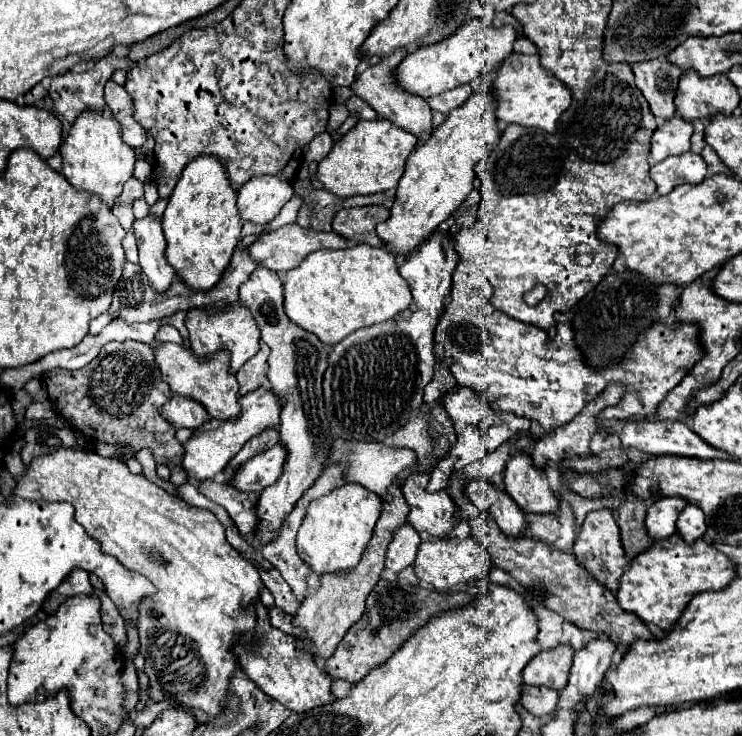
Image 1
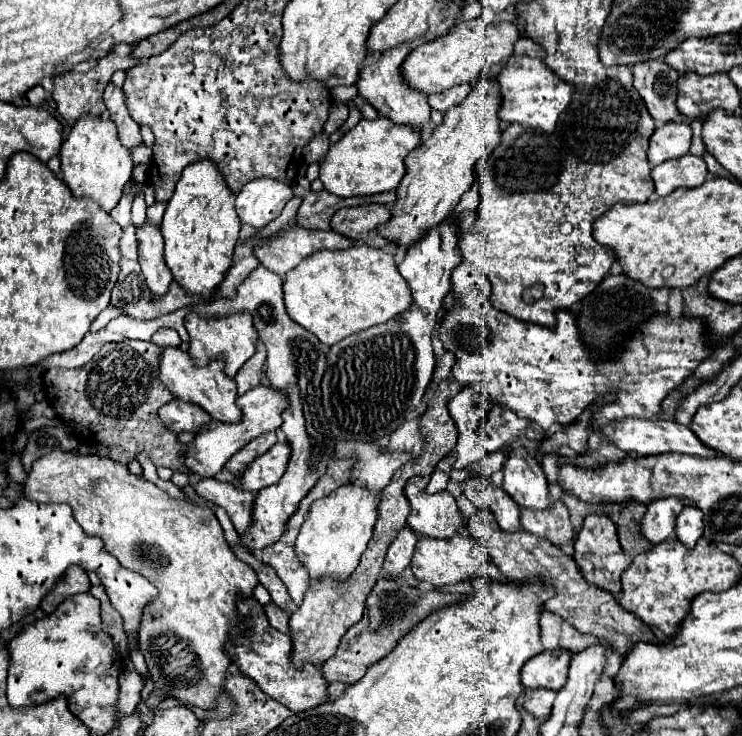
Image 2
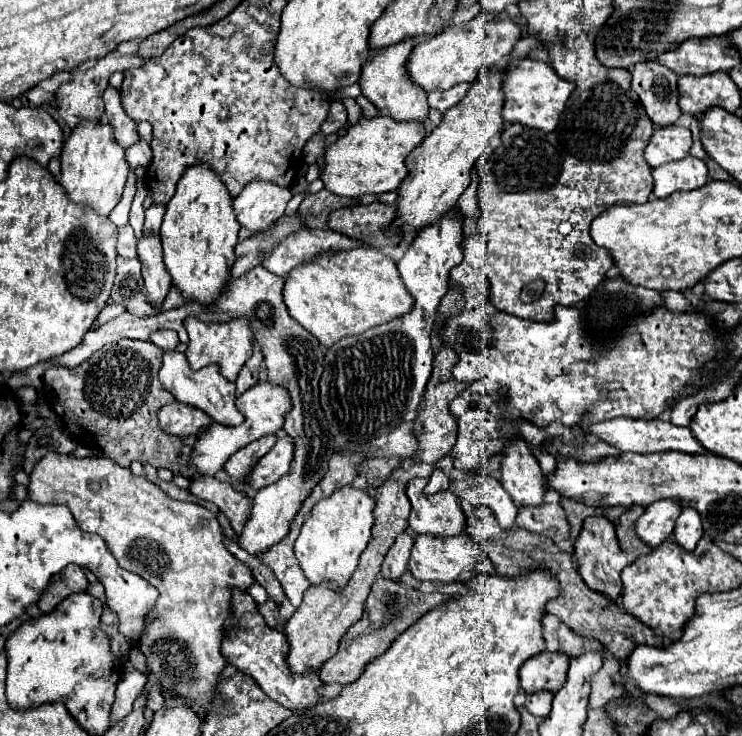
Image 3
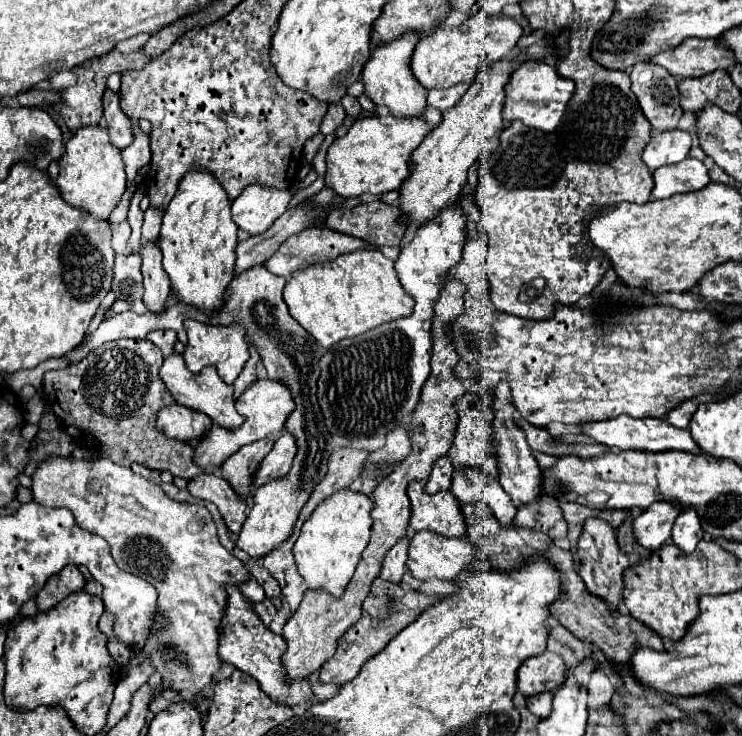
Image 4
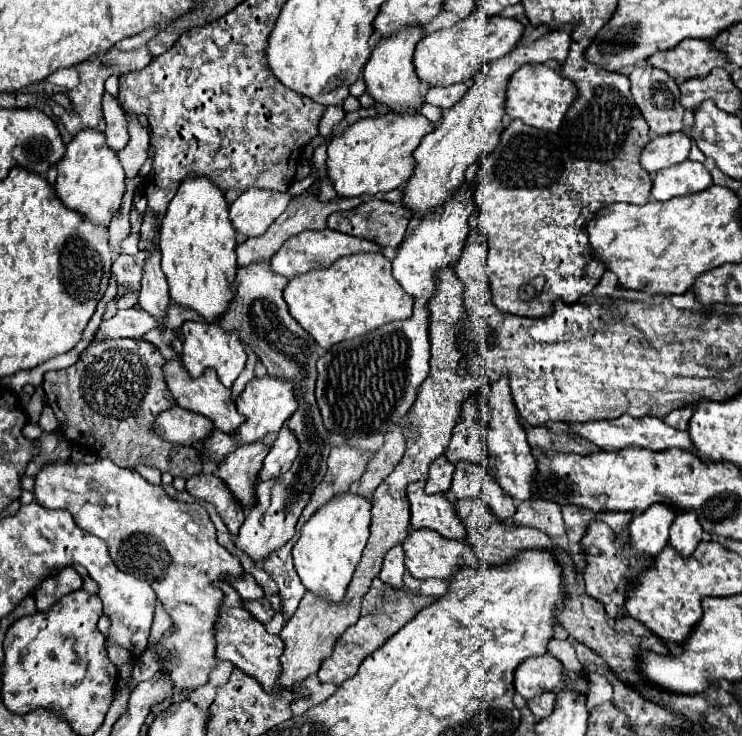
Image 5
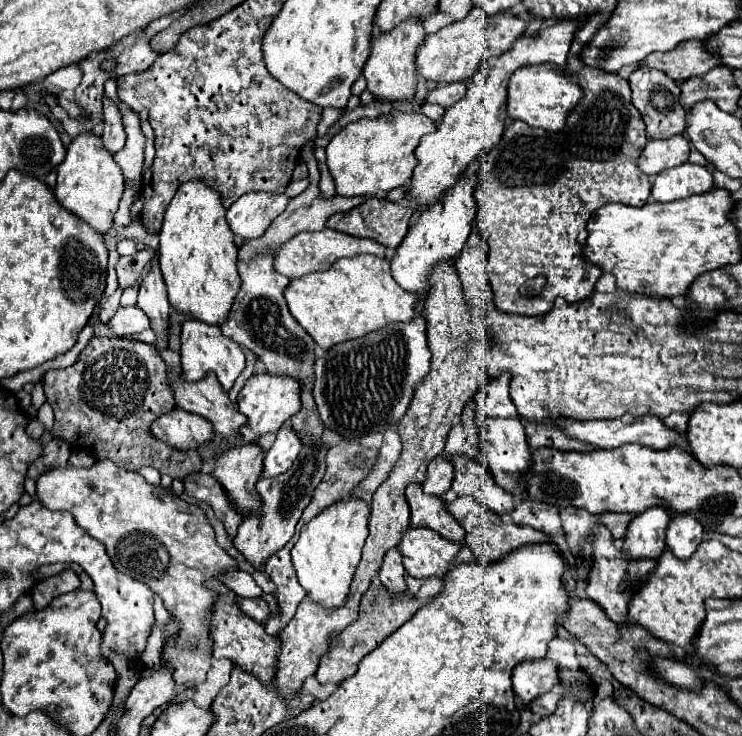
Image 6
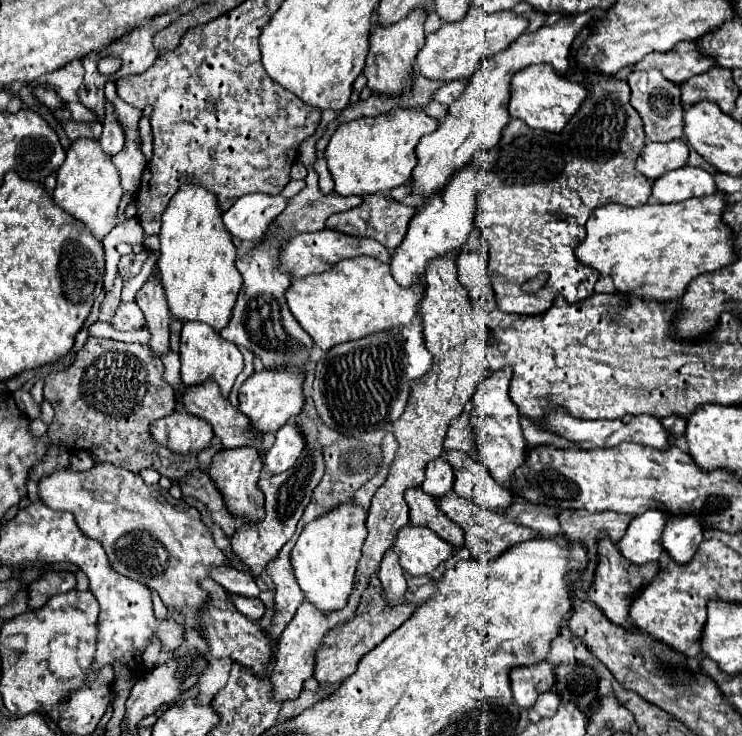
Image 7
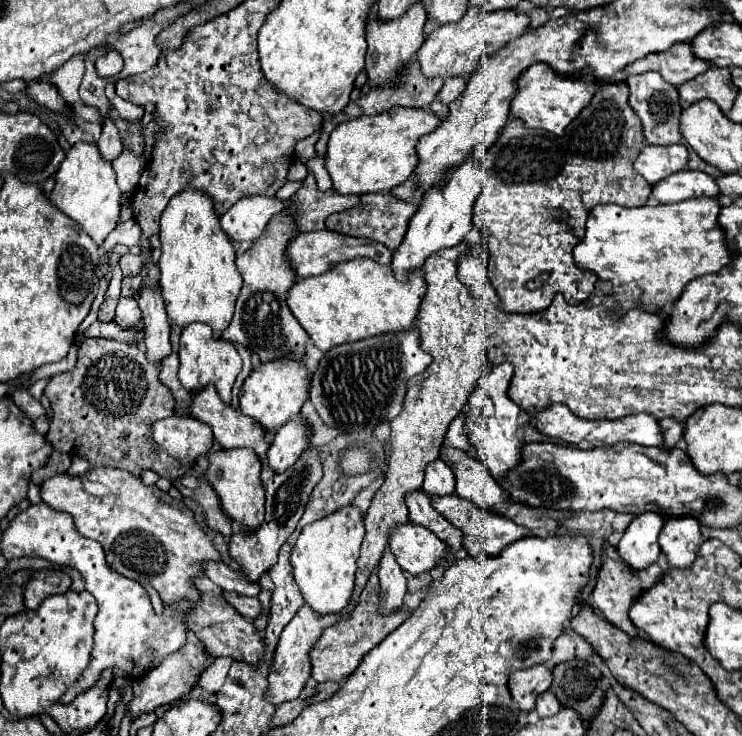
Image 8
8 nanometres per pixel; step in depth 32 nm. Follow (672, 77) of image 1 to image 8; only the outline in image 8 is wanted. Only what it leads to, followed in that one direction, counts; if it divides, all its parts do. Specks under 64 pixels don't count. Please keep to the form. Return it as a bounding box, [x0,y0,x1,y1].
[628,72,682,146]

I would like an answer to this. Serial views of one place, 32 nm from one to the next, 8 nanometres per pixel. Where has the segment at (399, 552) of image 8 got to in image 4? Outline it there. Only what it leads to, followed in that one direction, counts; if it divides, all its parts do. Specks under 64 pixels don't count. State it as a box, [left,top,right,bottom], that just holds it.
[406,532,476,580]

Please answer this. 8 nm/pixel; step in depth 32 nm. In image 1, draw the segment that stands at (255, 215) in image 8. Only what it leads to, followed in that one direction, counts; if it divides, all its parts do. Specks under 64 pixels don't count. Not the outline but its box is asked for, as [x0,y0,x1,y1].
[238,176,294,224]

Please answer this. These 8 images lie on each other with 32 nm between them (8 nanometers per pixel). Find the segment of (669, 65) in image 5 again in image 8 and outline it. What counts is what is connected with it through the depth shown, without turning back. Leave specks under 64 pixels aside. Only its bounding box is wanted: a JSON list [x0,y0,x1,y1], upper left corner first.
[626,42,710,88]

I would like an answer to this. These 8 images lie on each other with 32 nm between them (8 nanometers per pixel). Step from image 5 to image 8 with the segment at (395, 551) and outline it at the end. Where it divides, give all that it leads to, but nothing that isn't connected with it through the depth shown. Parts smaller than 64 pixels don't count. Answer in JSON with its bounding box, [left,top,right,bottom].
[376,550,406,616]

